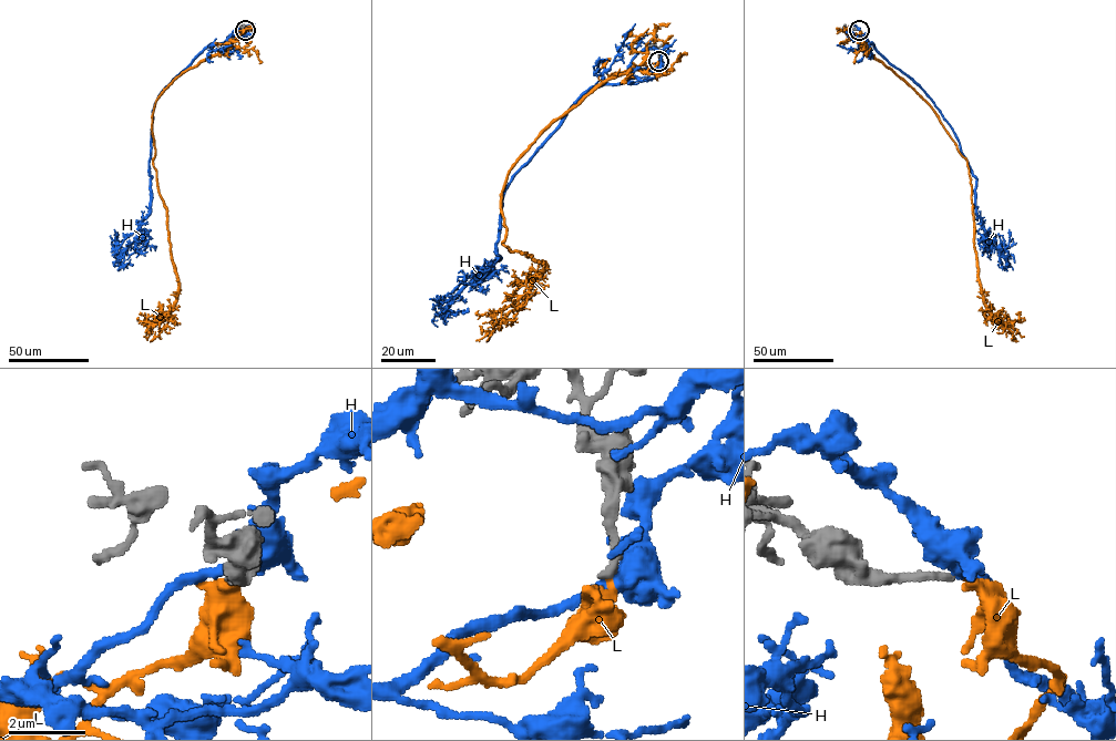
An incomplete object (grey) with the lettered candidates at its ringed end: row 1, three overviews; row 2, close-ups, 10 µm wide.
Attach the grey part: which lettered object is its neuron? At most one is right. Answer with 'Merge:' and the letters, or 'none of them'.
Merge: none of them

